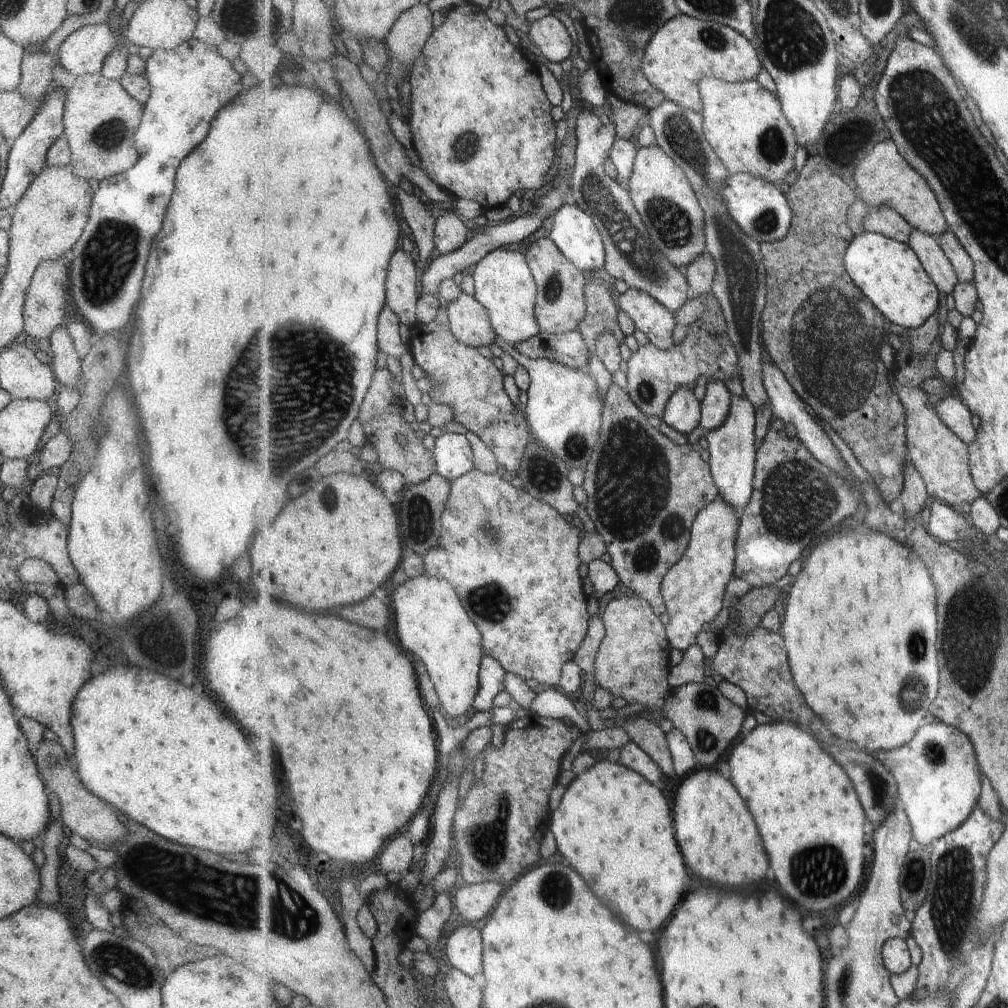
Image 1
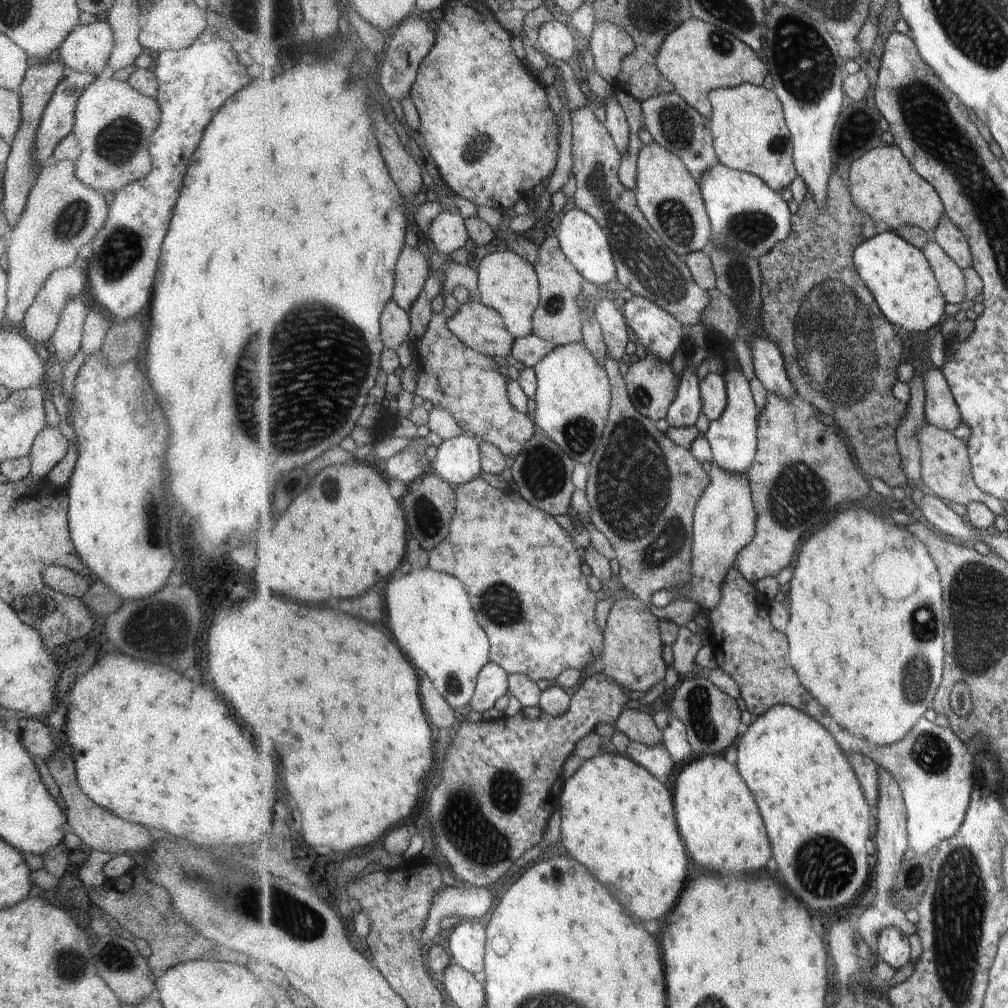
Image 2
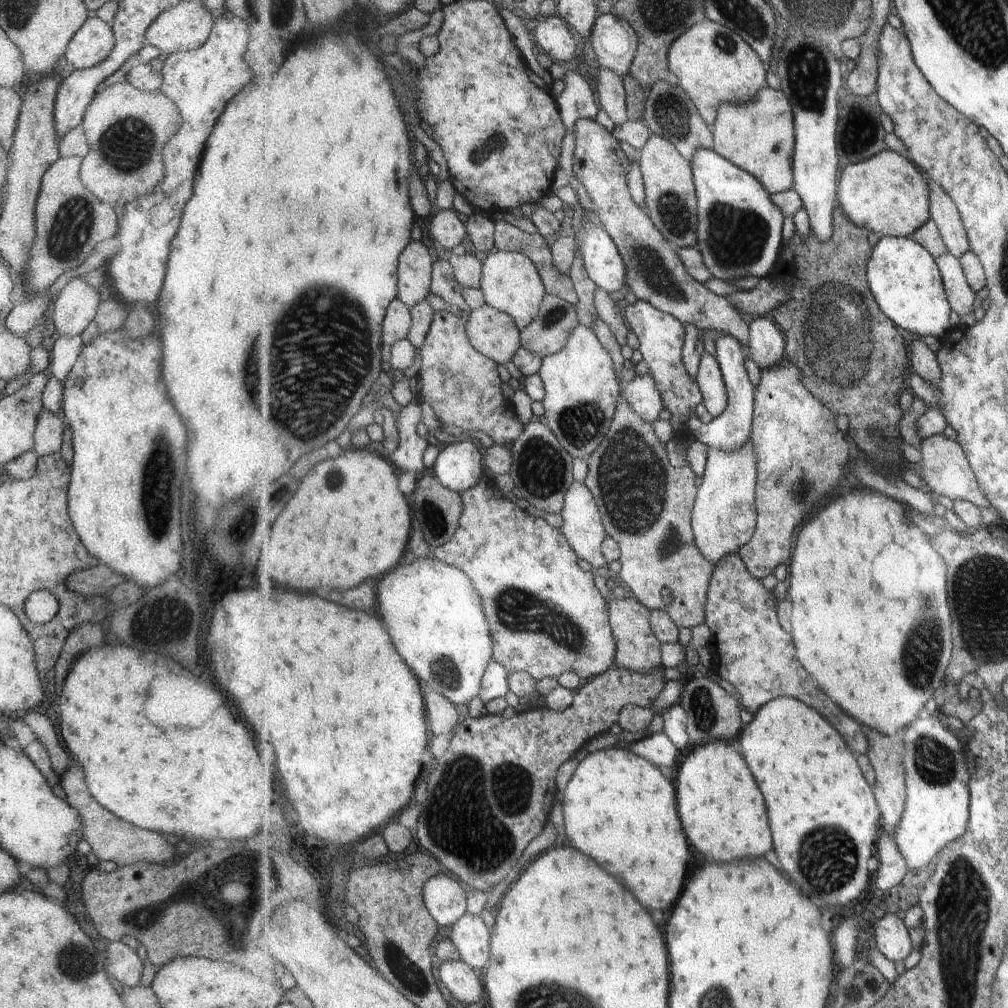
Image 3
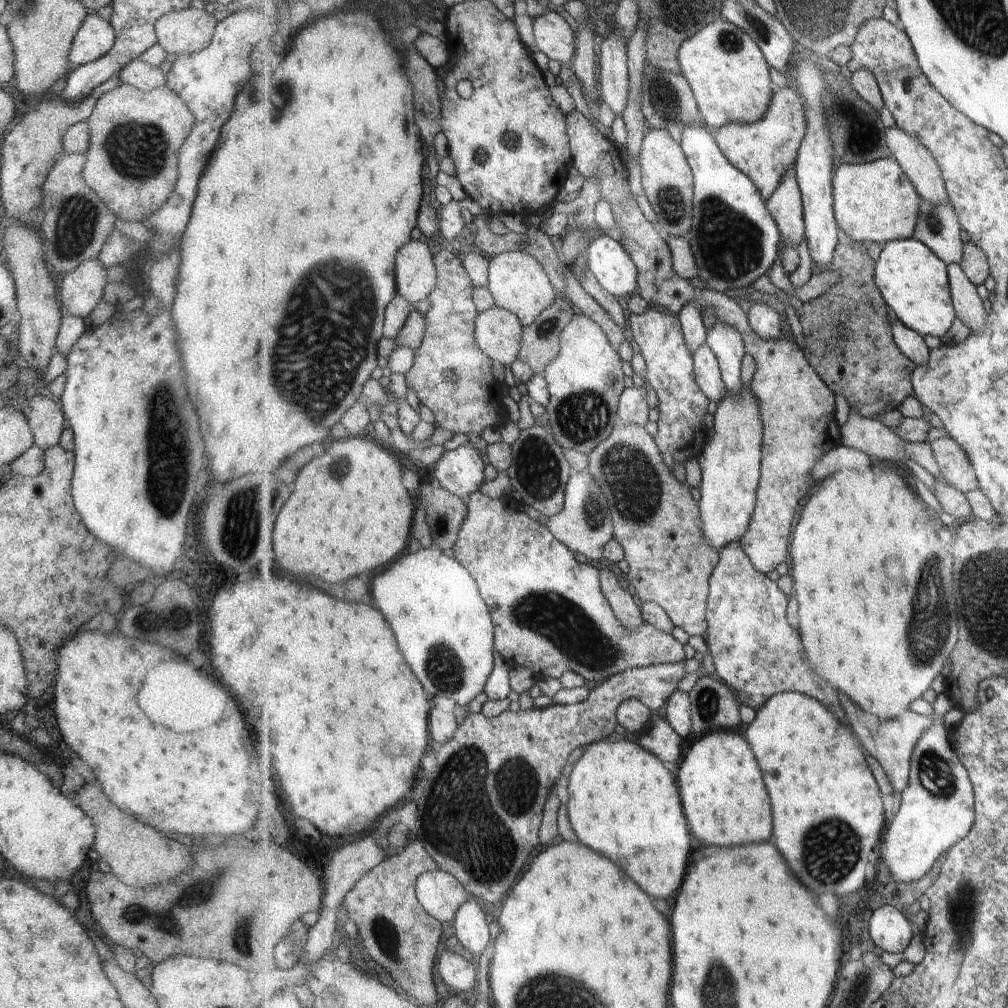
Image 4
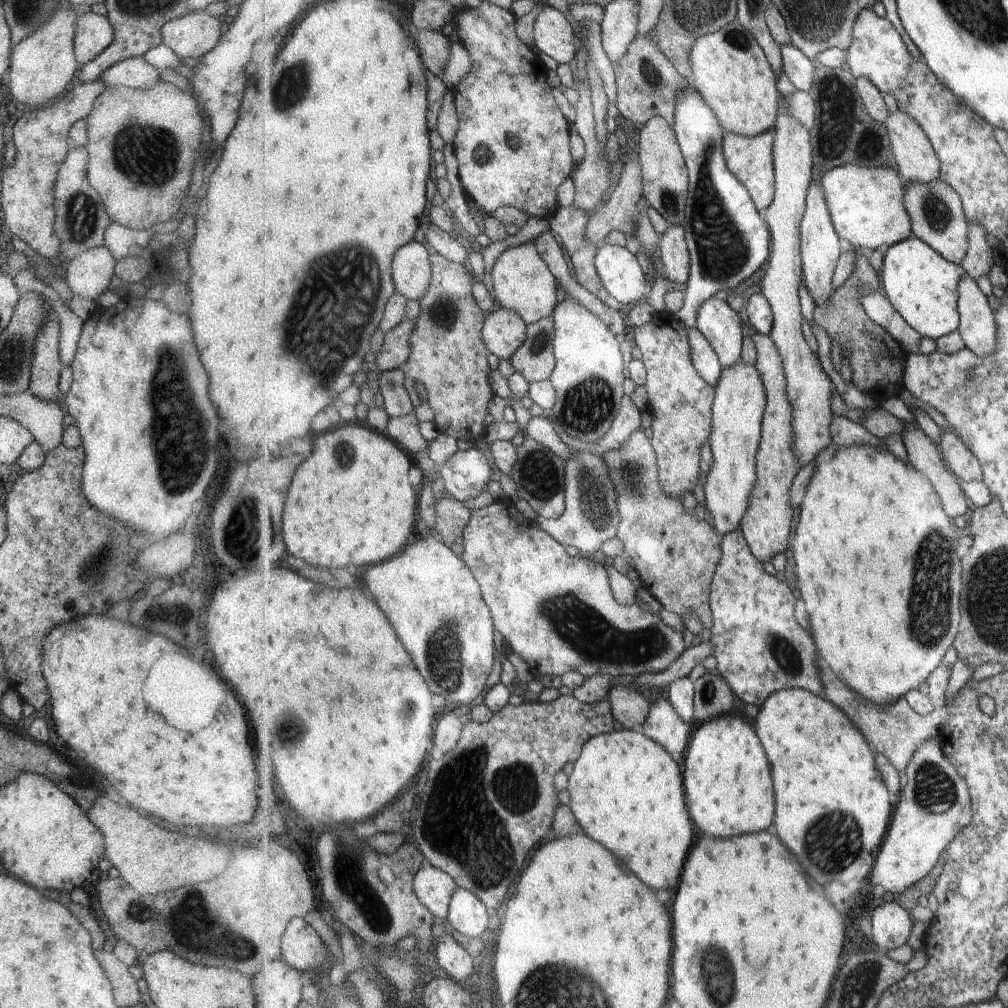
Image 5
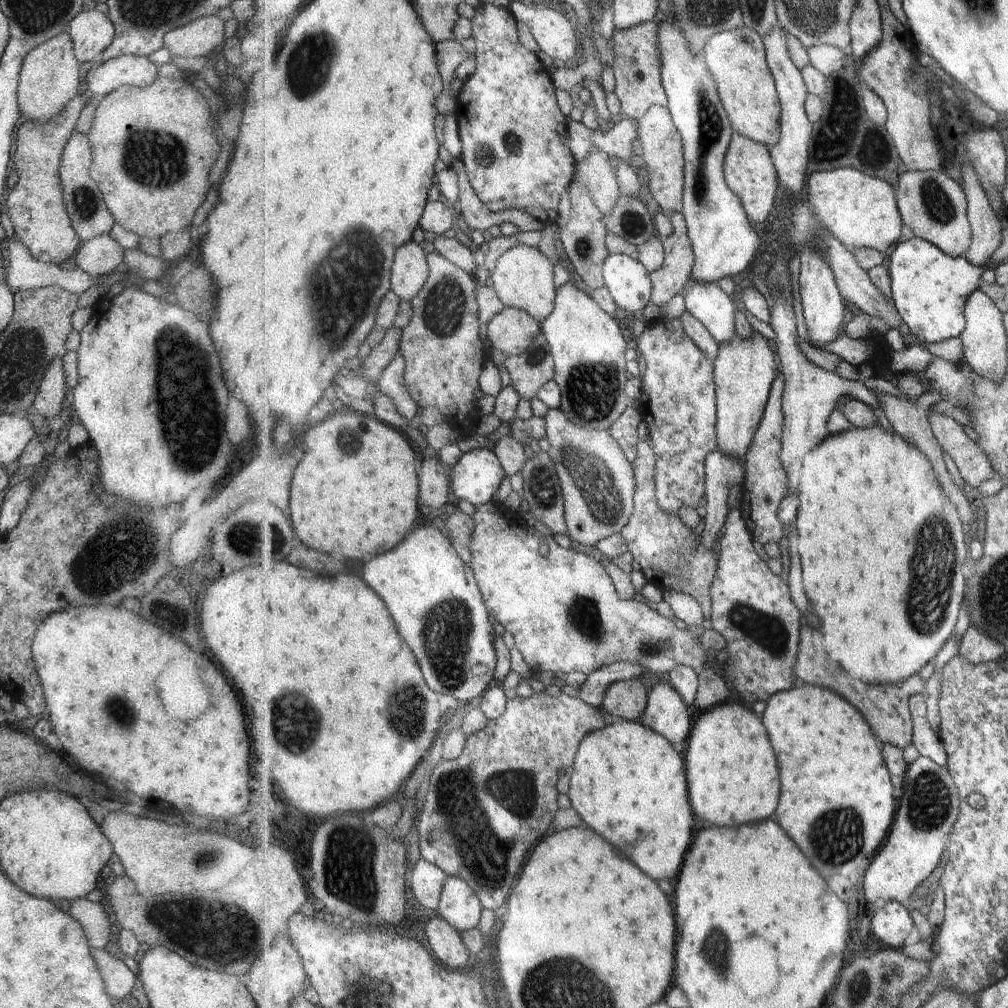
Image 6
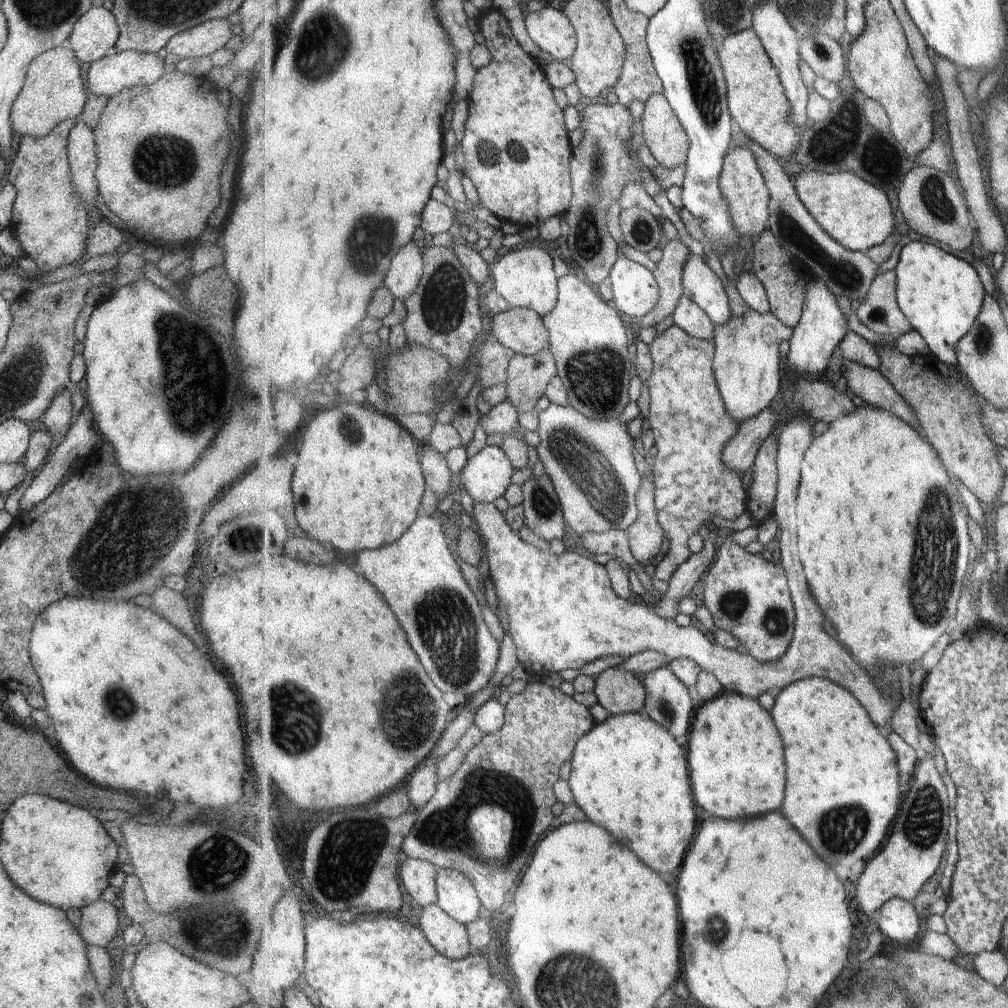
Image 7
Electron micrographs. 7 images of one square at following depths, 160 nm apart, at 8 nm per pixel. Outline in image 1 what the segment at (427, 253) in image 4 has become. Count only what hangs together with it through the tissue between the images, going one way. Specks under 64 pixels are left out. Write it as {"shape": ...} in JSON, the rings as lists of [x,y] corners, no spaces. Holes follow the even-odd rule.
{"shape":[[[399,249],[391,258],[386,283],[387,305],[408,328],[418,325],[417,266],[410,254]]]}

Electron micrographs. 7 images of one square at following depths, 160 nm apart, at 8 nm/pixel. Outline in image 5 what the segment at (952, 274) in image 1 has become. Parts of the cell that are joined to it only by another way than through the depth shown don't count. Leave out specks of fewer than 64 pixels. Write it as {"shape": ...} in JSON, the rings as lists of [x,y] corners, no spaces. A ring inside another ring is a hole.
{"shape":[[[969,275],[959,281],[958,309],[960,312],[959,334],[966,348],[978,357],[992,355],[998,347],[998,324],[988,296]]]}

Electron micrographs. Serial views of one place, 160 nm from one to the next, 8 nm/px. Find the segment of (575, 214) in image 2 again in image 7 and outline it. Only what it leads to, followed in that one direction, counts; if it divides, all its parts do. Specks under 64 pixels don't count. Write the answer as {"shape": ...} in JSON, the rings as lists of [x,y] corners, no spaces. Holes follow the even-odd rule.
{"shape":[[[619,256],[609,278],[614,292],[613,302],[625,315],[641,319],[657,306],[660,286],[654,272],[645,266]]]}

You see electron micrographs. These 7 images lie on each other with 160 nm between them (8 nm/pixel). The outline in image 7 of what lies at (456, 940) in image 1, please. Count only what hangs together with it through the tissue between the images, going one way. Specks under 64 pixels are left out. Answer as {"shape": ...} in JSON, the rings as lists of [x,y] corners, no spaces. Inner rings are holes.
{"shape":[[[438,869],[439,906],[455,920],[468,925],[481,916],[483,908],[473,881],[457,869]]]}

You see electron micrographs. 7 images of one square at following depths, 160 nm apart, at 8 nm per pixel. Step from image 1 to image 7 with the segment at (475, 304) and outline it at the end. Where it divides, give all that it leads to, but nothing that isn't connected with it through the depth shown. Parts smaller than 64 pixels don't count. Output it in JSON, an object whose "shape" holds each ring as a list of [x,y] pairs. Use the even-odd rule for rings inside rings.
{"shape":[[[512,307],[491,316],[491,332],[497,340],[517,354],[532,357],[550,346],[550,329],[543,317],[533,309]]]}

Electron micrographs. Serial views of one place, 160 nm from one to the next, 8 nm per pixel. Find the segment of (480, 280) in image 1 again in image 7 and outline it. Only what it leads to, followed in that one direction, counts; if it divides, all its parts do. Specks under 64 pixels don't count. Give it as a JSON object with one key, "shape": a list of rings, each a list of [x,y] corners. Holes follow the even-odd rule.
{"shape":[[[541,245],[510,251],[503,255],[492,268],[493,288],[509,301],[511,308],[530,308],[542,317],[550,315],[557,306],[560,293],[558,280],[555,276],[555,268],[553,268],[553,258]]]}

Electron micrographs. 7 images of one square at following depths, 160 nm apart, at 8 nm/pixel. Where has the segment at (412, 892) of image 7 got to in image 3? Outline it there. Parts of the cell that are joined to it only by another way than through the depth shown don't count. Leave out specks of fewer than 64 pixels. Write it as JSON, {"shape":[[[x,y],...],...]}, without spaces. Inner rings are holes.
{"shape":[[[448,871],[432,876],[424,887],[424,903],[441,926],[453,926],[467,913],[468,888]]]}

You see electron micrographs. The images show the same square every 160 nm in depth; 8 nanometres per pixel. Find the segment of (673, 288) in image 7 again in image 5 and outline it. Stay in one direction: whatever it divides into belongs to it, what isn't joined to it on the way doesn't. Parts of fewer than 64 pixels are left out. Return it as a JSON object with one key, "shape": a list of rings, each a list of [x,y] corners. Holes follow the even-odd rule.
{"shape":[[[670,225],[660,237],[660,260],[667,280],[687,283],[690,277],[690,250],[683,225]]]}

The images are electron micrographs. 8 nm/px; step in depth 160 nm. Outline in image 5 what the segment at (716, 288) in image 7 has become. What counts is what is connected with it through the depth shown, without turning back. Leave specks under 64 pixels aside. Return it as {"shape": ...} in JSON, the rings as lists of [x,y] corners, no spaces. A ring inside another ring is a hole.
{"shape":[[[711,297],[702,304],[697,320],[698,329],[718,352],[723,366],[738,363],[743,346],[744,314],[735,312],[725,300]]]}

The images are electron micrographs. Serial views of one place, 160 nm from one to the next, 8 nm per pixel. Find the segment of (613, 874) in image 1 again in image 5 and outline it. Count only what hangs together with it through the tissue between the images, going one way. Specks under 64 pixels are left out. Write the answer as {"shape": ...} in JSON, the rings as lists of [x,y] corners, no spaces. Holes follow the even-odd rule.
{"shape":[[[623,728],[594,736],[581,751],[581,758],[574,764],[570,774],[567,790],[569,805],[584,832],[619,856],[619,860],[623,860],[647,886],[655,890],[669,890],[677,886],[695,838],[678,761],[662,744],[635,729]]]}

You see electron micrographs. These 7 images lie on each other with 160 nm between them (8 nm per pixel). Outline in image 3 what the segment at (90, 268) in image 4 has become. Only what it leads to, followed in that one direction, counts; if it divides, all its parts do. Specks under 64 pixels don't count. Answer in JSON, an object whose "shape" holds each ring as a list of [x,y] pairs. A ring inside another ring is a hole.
{"shape":[[[70,274],[70,279],[61,288],[55,300],[53,300],[53,326],[61,336],[79,335],[94,318],[97,305],[100,303],[96,288],[89,286],[83,277]]]}

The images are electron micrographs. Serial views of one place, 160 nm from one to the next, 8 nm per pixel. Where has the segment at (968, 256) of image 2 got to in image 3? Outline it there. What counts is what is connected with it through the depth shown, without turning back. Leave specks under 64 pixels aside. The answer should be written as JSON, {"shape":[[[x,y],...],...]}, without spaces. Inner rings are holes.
{"shape":[[[927,174],[925,176],[931,186],[932,220],[937,224],[949,253],[961,259],[970,249],[970,240],[963,225],[961,214],[959,214],[955,202],[951,200],[951,196],[933,178]]]}

